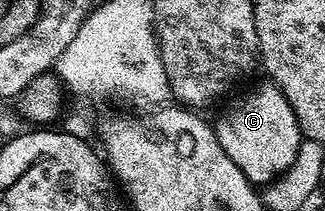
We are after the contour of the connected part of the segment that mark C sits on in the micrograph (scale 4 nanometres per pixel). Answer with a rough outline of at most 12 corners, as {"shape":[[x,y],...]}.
{"shape":[[269,81],[212,126],[255,185],[292,165],[304,140],[292,105]]}

